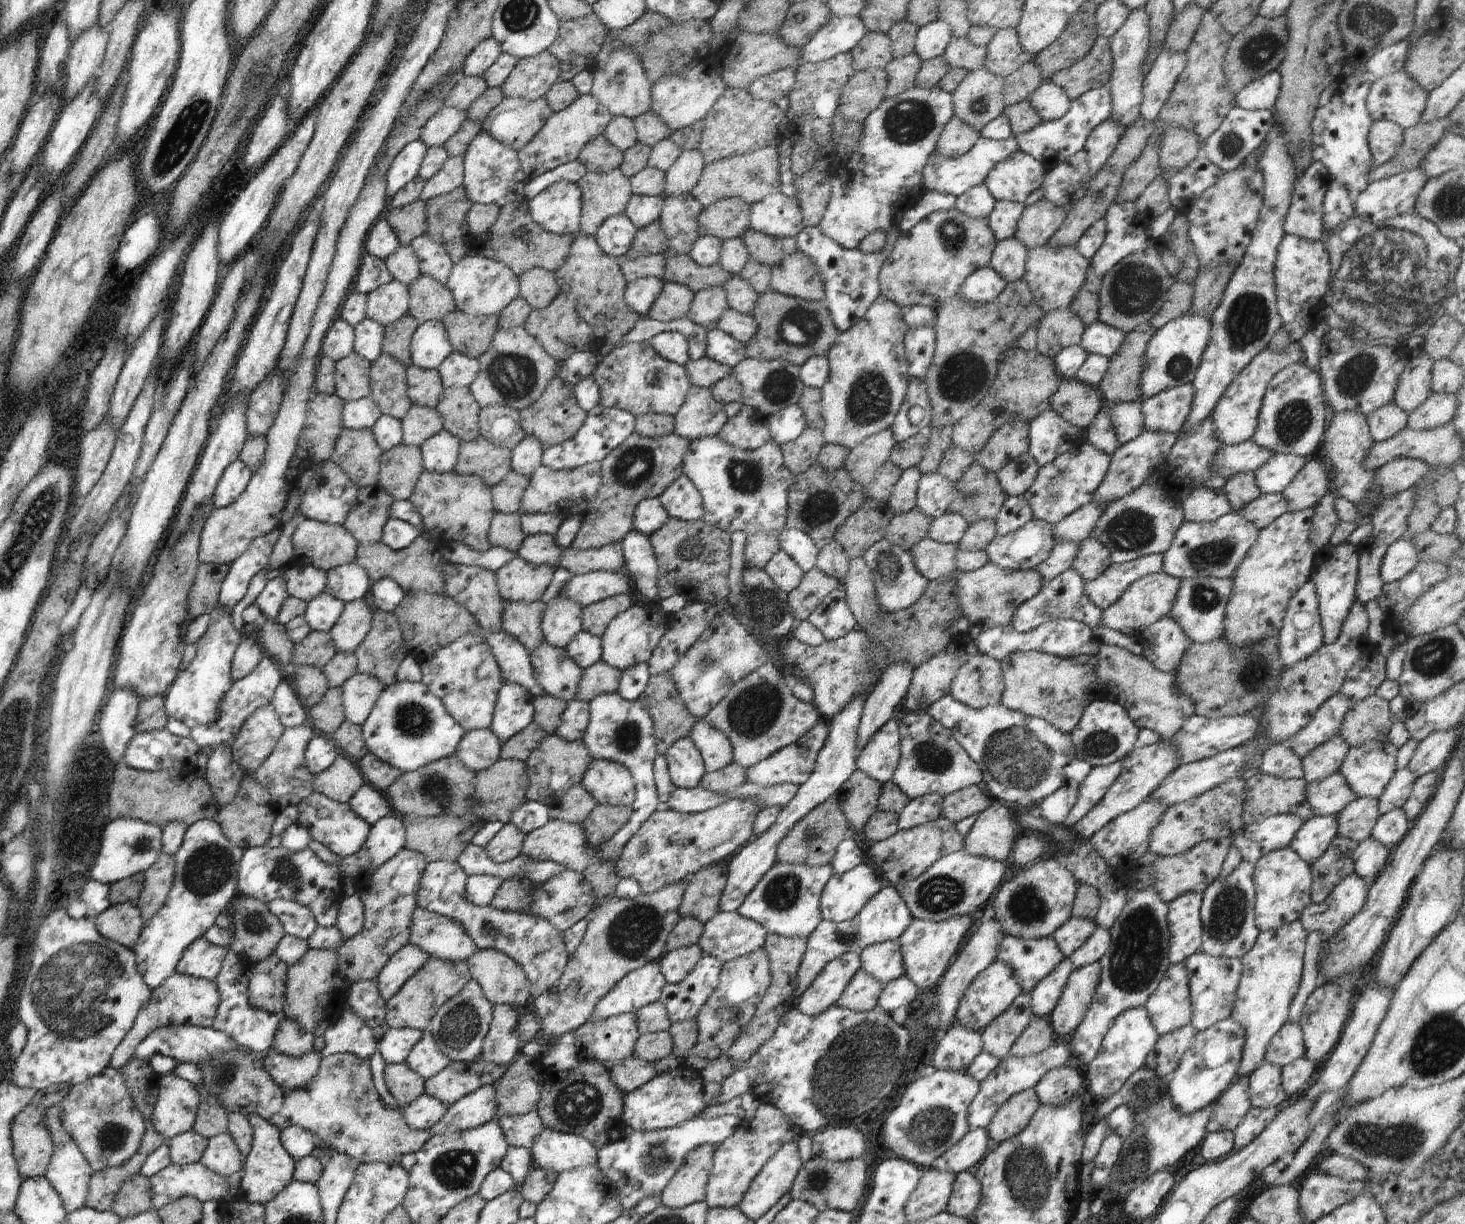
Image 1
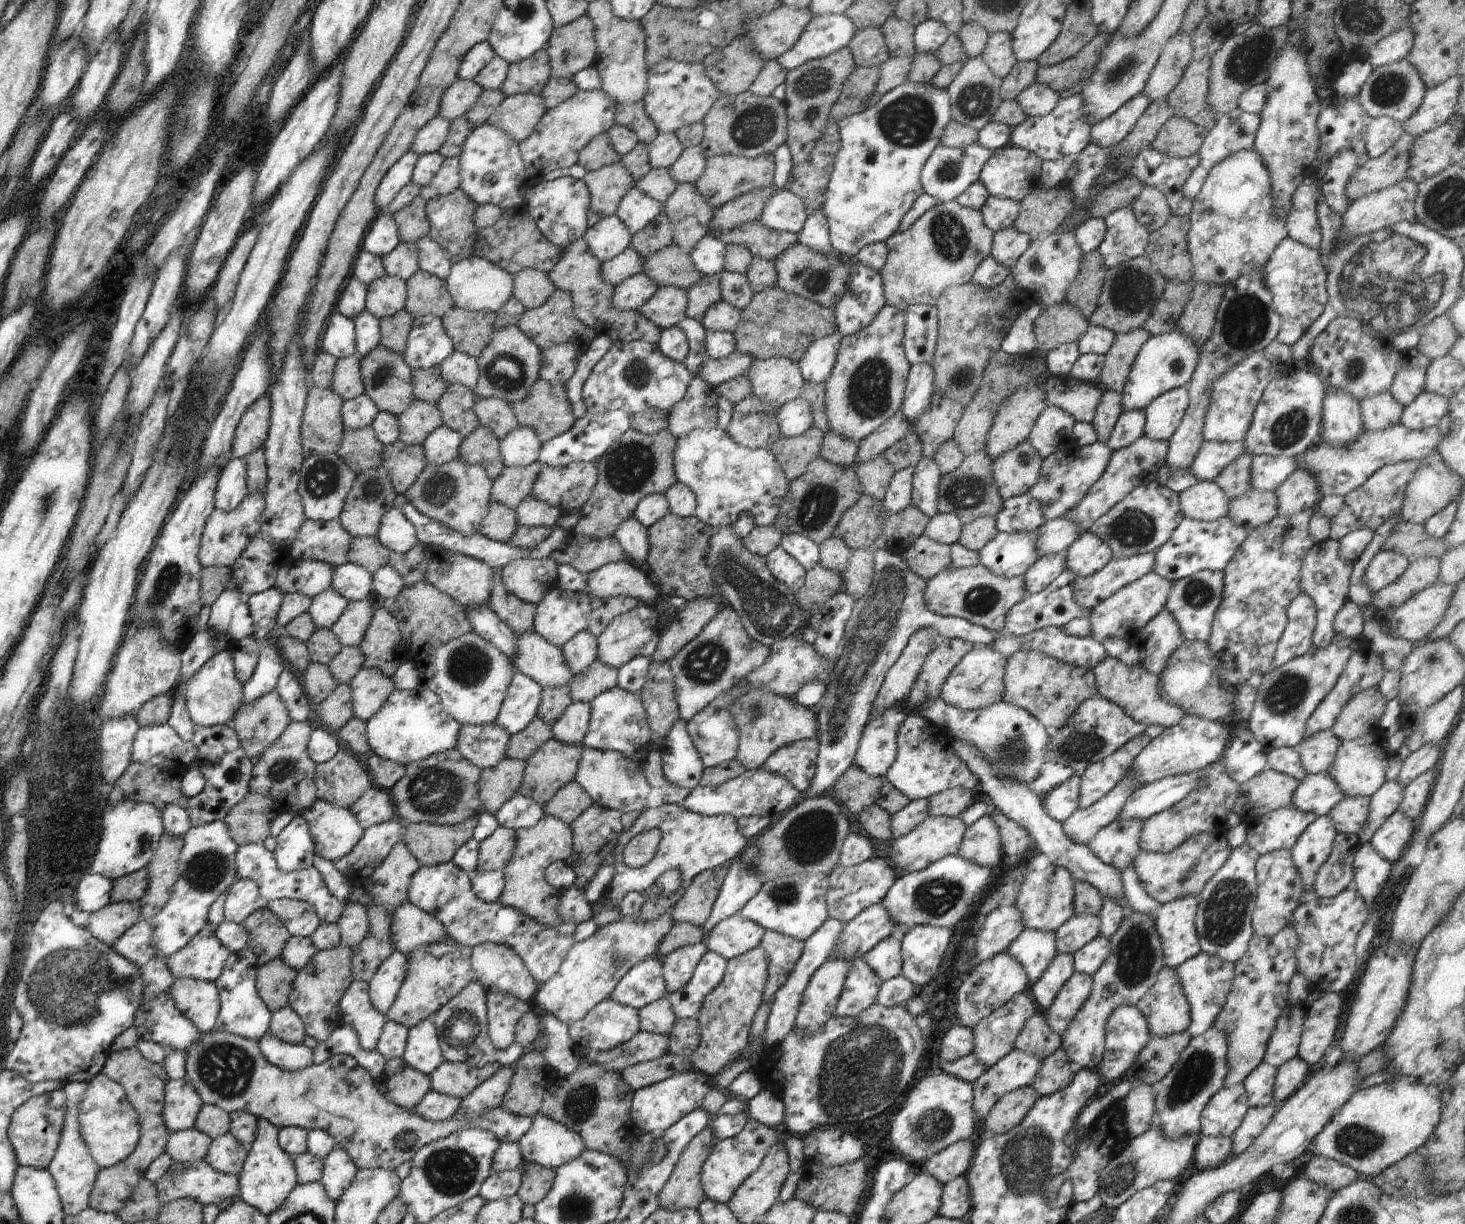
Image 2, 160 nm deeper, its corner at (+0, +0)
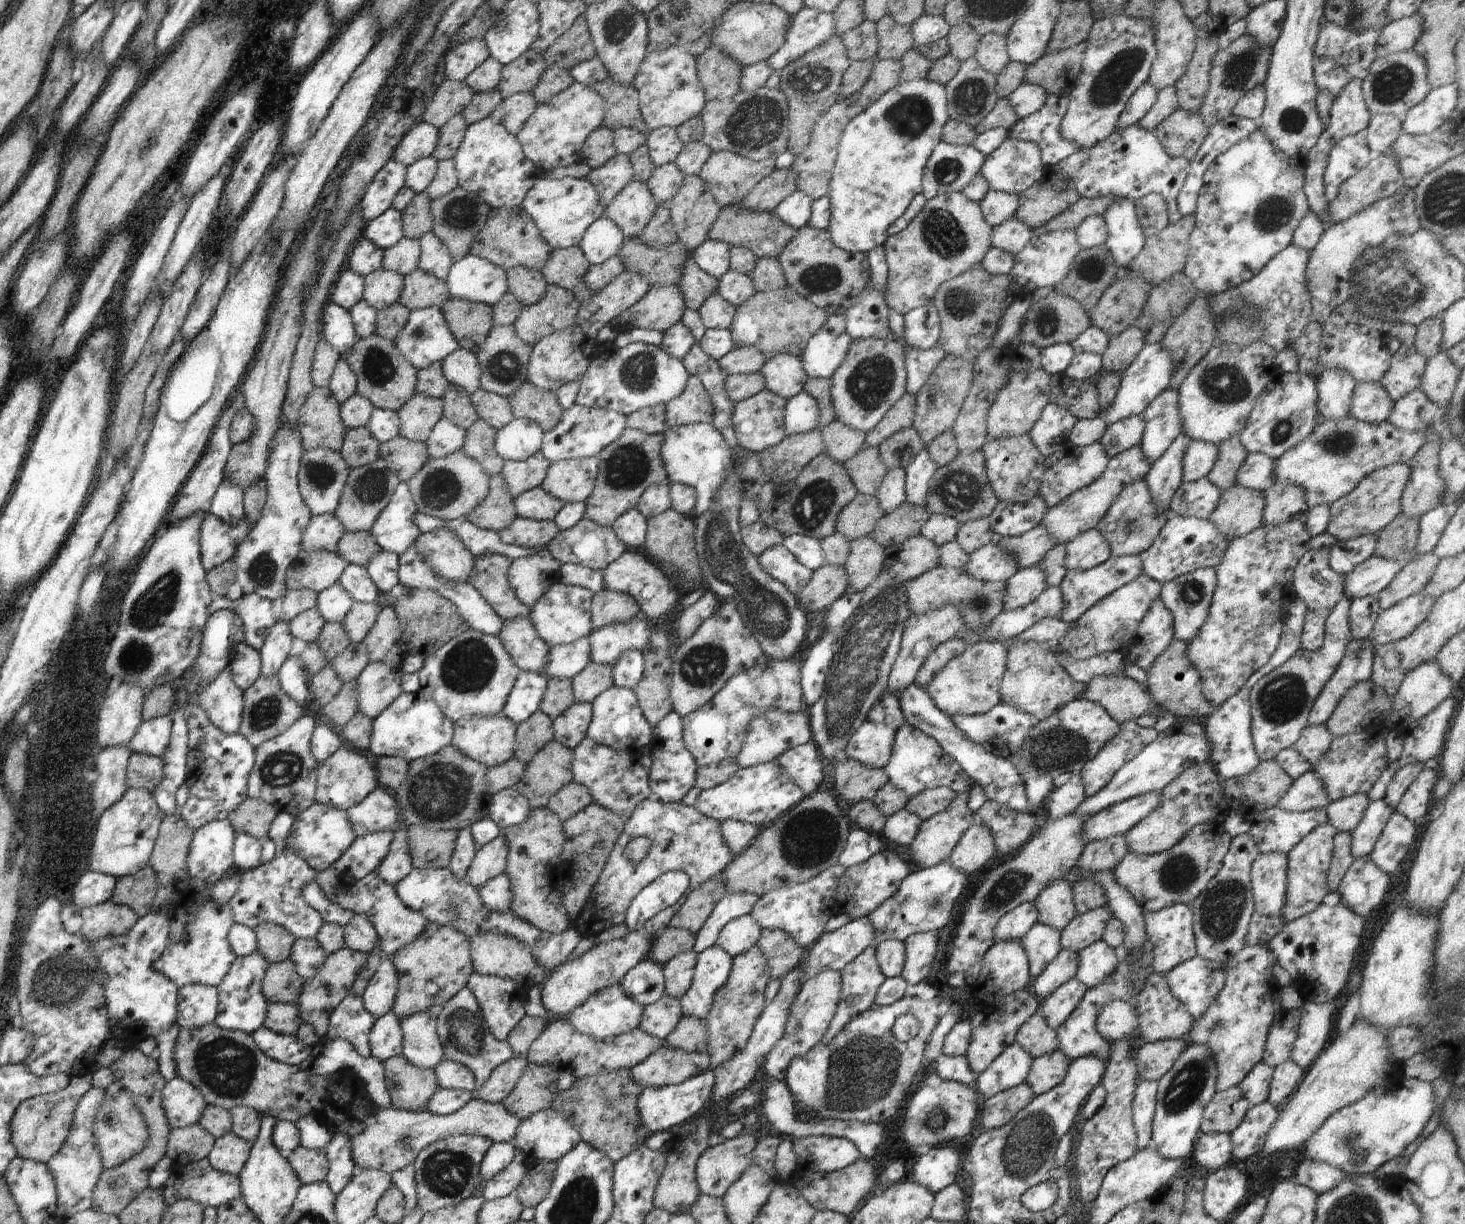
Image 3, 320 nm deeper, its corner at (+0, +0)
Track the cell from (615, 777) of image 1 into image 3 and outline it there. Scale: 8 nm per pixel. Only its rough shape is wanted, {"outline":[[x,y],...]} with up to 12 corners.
{"outline":[[587,736],[573,749],[573,781],[593,802],[630,814],[650,796],[638,757]]}

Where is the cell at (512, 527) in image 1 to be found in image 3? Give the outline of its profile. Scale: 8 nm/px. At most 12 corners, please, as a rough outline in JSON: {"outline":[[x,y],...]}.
{"outline":[[502,473],[489,477],[486,498],[465,517],[498,532],[517,512]]}

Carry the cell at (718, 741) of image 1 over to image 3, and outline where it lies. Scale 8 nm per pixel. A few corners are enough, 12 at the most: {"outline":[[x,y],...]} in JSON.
{"outline":[[799,656],[731,676],[683,718],[699,767],[735,759],[750,721],[806,710]]}

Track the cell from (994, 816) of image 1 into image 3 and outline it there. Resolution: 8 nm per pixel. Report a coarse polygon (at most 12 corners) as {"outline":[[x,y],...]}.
{"outline":[[976,821],[944,862],[970,875],[996,850],[991,830]]}

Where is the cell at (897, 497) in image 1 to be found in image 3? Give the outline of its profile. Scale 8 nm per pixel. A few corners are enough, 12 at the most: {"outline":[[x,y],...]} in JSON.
{"outline":[[888,469],[874,496],[886,514],[907,502],[905,469]]}

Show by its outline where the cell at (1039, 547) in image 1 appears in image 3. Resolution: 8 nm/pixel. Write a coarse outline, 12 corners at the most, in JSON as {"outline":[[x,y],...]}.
{"outline":[[992,541],[971,552],[962,570],[979,581],[1006,583],[1015,559]]}

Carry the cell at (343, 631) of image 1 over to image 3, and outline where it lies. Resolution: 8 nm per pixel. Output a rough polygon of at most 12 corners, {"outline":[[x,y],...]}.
{"outline":[[354,601],[341,622],[352,643],[377,621],[377,602]]}

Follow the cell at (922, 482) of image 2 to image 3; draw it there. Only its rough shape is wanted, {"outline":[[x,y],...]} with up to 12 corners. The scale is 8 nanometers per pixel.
{"outline":[[925,448],[905,468],[908,503],[925,506],[938,467]]}

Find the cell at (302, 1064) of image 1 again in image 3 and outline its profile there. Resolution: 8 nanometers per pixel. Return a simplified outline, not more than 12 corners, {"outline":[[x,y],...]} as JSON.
{"outline":[[264,1025],[251,1035],[266,1056],[299,1065],[312,1050]]}

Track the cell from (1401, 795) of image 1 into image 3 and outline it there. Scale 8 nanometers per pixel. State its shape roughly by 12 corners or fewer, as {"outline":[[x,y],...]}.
{"outline":[[1369,803],[1351,833],[1354,860],[1369,856],[1393,812]]}

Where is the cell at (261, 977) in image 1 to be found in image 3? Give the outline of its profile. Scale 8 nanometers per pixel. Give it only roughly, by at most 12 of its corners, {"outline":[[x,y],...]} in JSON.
{"outline":[[292,959],[270,963],[262,988],[268,1004],[296,1003],[304,980]]}

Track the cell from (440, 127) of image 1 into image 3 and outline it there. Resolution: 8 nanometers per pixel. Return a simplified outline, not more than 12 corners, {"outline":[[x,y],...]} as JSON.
{"outline":[[421,121],[391,159],[407,168],[434,152],[439,128]]}

